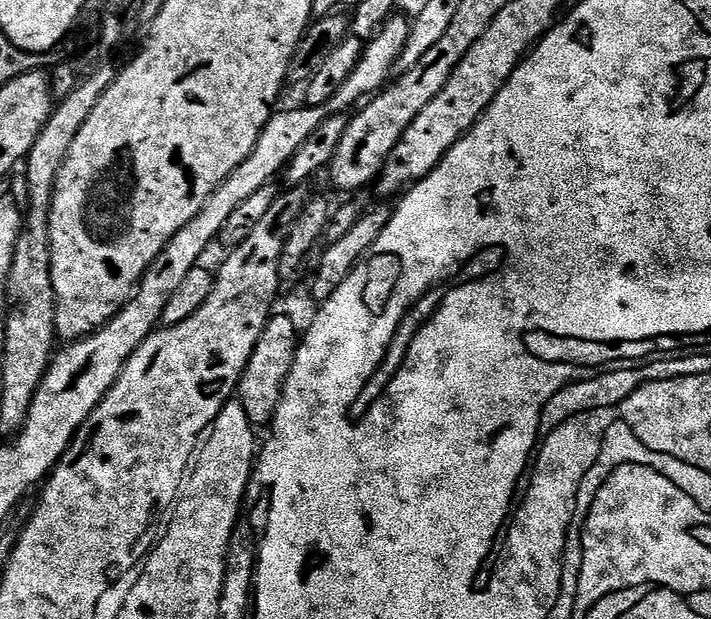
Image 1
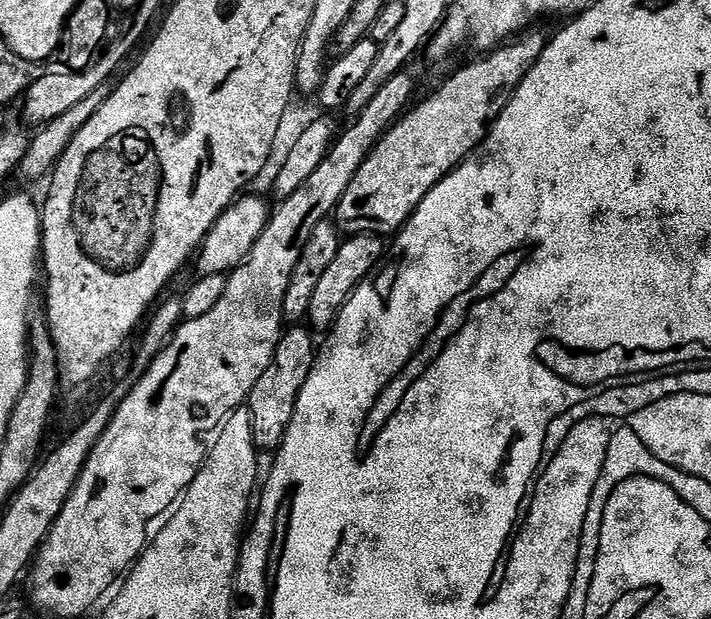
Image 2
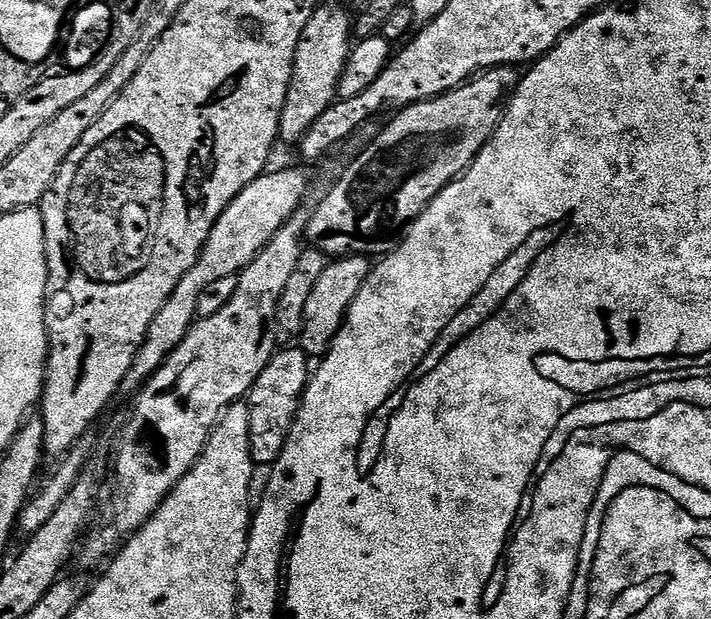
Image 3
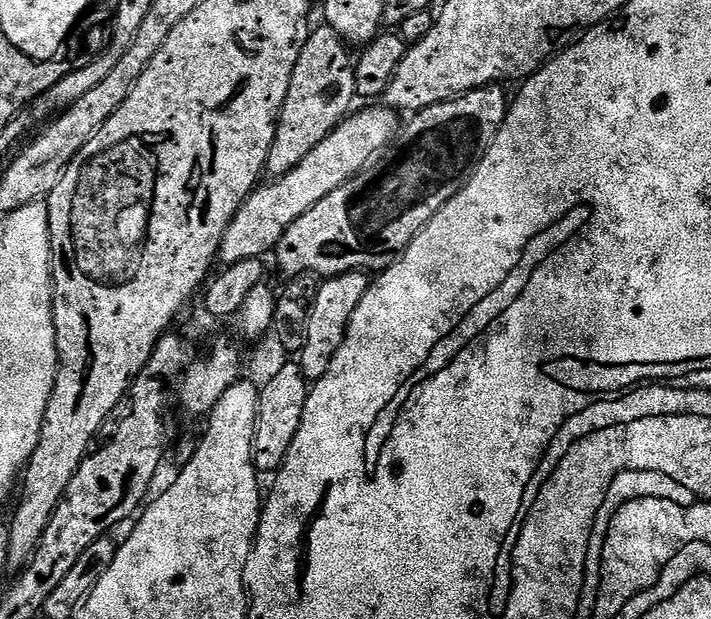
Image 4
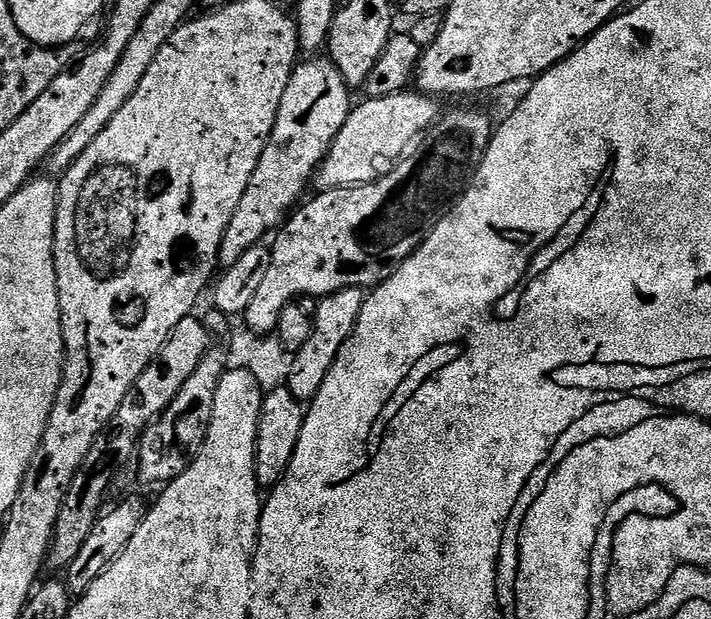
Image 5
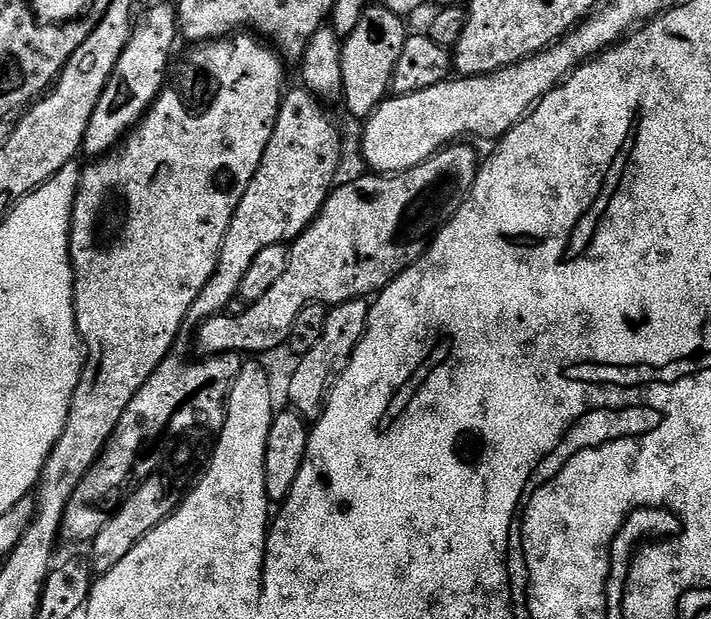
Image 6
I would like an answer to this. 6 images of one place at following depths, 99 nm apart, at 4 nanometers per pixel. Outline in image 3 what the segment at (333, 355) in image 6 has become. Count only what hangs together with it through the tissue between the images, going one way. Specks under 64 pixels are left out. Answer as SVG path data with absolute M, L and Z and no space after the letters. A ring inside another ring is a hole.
M367 255L342 256L326 266L326 271L322 273L322 278L318 278L306 302L306 318L298 337L299 347L310 358L322 358L328 353L340 327L344 325L354 298L358 298L358 290L366 286L366 278L370 278L373 267L373 261Z

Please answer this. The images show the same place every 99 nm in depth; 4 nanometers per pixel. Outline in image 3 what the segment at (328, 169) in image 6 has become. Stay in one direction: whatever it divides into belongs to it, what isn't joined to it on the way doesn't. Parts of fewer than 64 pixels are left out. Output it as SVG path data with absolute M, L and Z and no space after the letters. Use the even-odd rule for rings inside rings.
M328 4L317 7L312 13L306 30L298 42L294 58L294 70L286 94L286 106L282 106L279 139L289 146L299 145L310 126L314 125L326 110L338 99L338 82L354 47L354 20L349 9Z

